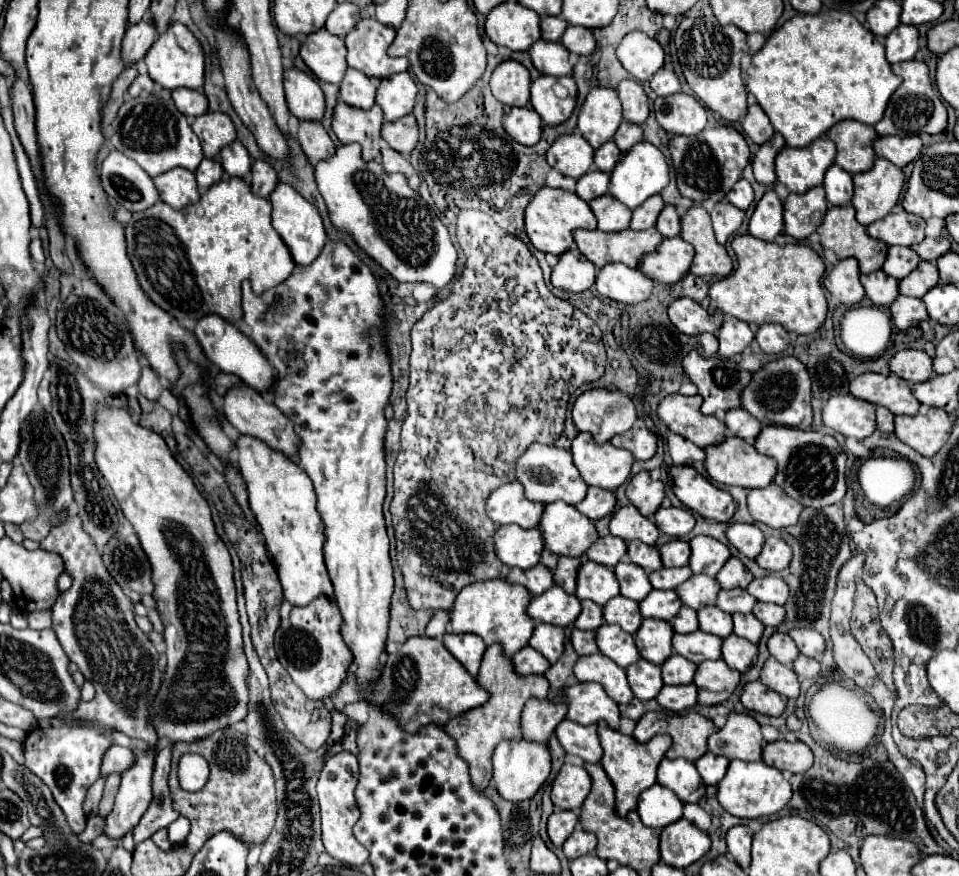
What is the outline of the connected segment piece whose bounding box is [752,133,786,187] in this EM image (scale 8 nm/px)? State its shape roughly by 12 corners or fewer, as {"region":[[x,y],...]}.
{"region":[[780,133],[766,141],[752,161],[758,183],[776,183],[774,159],[786,145]]}

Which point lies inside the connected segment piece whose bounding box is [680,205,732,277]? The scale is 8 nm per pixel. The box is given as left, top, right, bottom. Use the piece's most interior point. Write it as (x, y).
(711, 258)

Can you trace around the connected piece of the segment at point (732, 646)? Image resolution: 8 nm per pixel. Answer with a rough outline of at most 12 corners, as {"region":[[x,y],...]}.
{"region":[[730,635],[722,643],[722,659],[746,673],[758,659],[758,647]]}

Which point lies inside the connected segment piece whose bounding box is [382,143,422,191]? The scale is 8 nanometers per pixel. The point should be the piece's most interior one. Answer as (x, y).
(393, 162)

